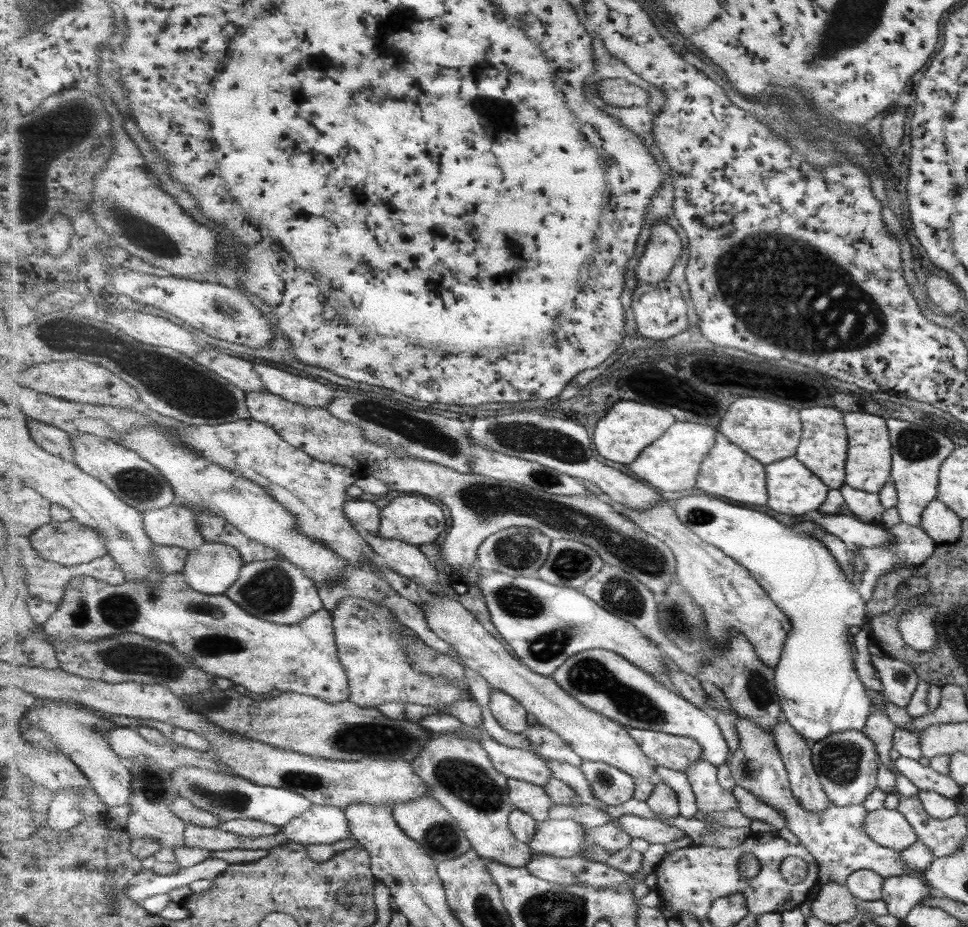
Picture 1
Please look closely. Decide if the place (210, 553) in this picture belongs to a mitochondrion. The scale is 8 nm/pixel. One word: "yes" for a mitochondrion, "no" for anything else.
no

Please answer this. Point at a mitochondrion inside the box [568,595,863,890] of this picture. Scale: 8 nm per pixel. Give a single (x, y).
(757, 686)

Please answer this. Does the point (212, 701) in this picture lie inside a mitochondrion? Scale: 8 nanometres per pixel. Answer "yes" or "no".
yes

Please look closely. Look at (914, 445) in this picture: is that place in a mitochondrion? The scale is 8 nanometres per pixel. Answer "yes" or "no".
yes

